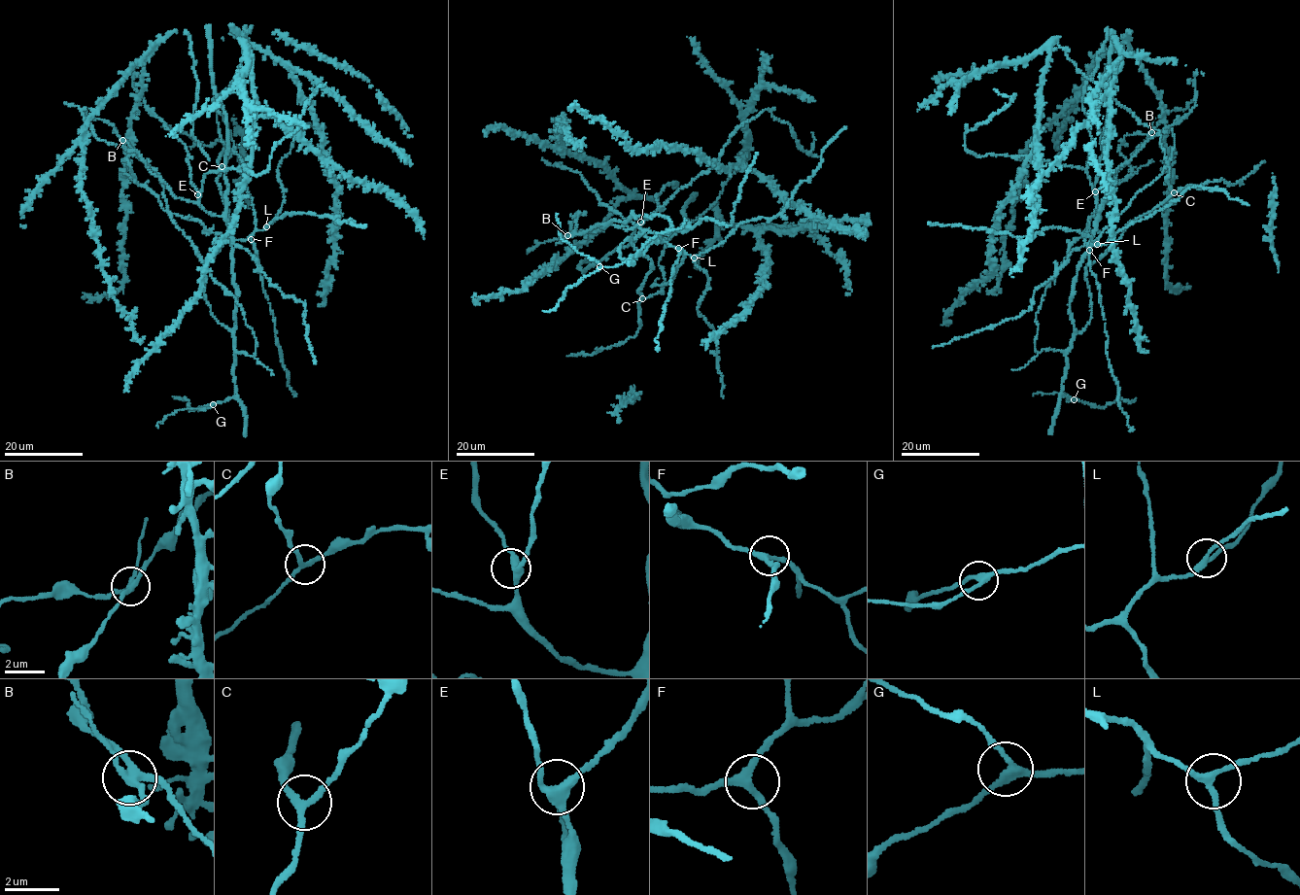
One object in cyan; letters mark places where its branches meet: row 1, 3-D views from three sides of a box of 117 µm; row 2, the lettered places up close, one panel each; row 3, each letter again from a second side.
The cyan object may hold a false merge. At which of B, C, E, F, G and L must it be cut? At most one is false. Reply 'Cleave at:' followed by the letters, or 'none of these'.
Cleave at: B

